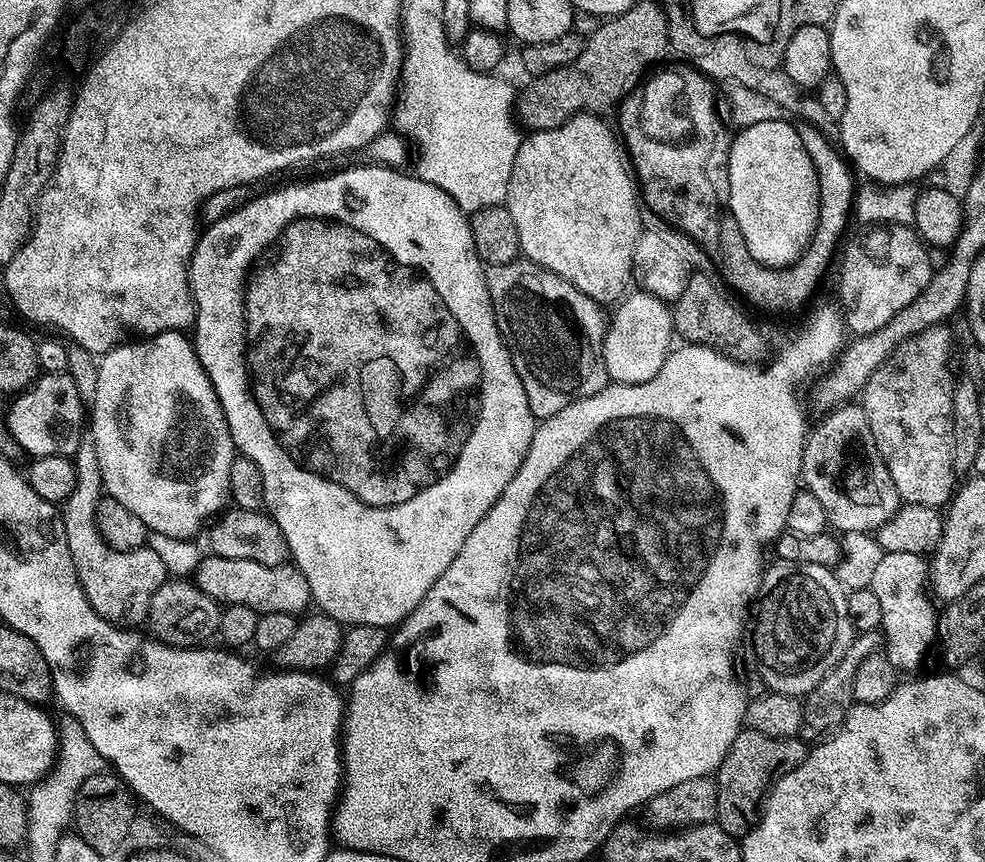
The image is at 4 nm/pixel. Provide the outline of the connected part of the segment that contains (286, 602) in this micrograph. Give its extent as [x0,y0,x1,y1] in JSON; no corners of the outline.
[194,554,313,617]

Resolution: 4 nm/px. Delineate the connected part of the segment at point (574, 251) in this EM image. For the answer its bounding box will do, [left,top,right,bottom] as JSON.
[506,114,642,306]

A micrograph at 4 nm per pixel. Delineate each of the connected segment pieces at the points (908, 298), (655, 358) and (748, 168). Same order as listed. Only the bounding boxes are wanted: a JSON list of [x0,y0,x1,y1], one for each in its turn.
[[838,222,934,336],[604,290,674,384],[726,119,819,269]]

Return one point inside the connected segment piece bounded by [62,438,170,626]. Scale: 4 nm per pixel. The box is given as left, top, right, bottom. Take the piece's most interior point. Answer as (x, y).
(119, 585)

